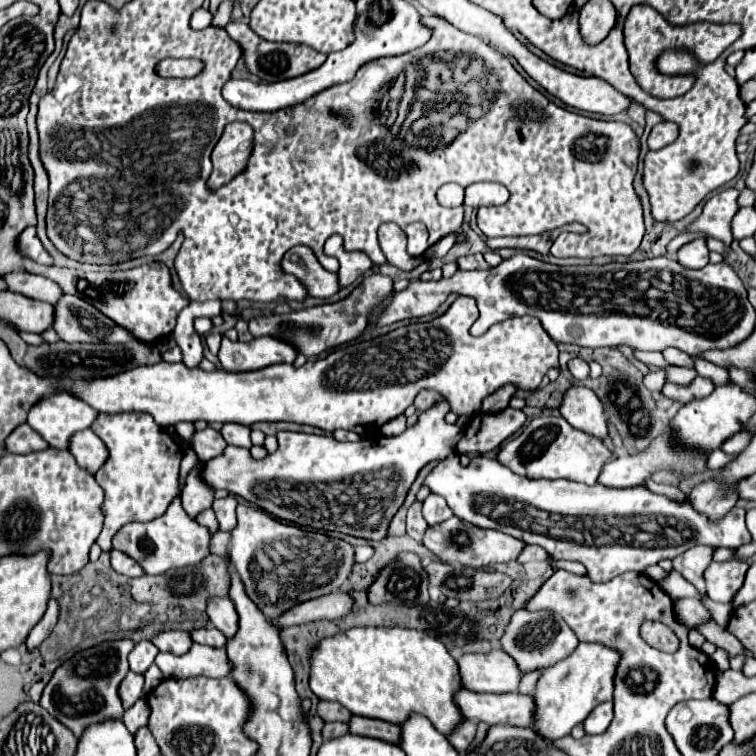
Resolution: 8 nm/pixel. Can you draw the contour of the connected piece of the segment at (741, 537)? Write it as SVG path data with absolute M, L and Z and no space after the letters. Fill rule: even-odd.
M451 454L431 470L431 474L425 478L425 486L429 486L431 492L443 496L457 518L481 528L499 530L519 538L525 544L541 546L553 560L577 560L585 564L589 572L587 576L593 582L607 582L629 570L641 574L647 566L653 566L663 558L673 560L677 554L683 554L699 544L709 548L739 548L751 542L751 534L745 526L745 510L737 506L717 522L711 522L705 514L693 510L689 500L671 500L663 494L649 492L645 486L619 490L601 484L587 486L571 480L529 480L513 474L507 470L507 466L487 456L475 456L471 458L469 466L461 466L459 456Z

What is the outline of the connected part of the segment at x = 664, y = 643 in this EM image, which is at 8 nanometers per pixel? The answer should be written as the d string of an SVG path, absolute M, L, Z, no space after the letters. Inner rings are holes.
M643 622L641 638L645 638L645 642L653 648L659 648L663 652L671 652L671 630L665 624Z

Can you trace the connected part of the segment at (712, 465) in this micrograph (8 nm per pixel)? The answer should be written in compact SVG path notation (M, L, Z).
M717 450L715 454L709 454L709 460L707 460L707 464L705 464L709 470L719 470L719 468L723 468L727 462L731 462L731 460L735 458L735 456L727 456L727 454L723 456L721 452L723 452L723 450Z

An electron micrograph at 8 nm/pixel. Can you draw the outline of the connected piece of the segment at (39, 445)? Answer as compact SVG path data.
M19 424L7 438L7 446L5 450L11 454L29 454L29 452L37 452L37 450L45 450L47 442L35 432L31 430L29 424Z

